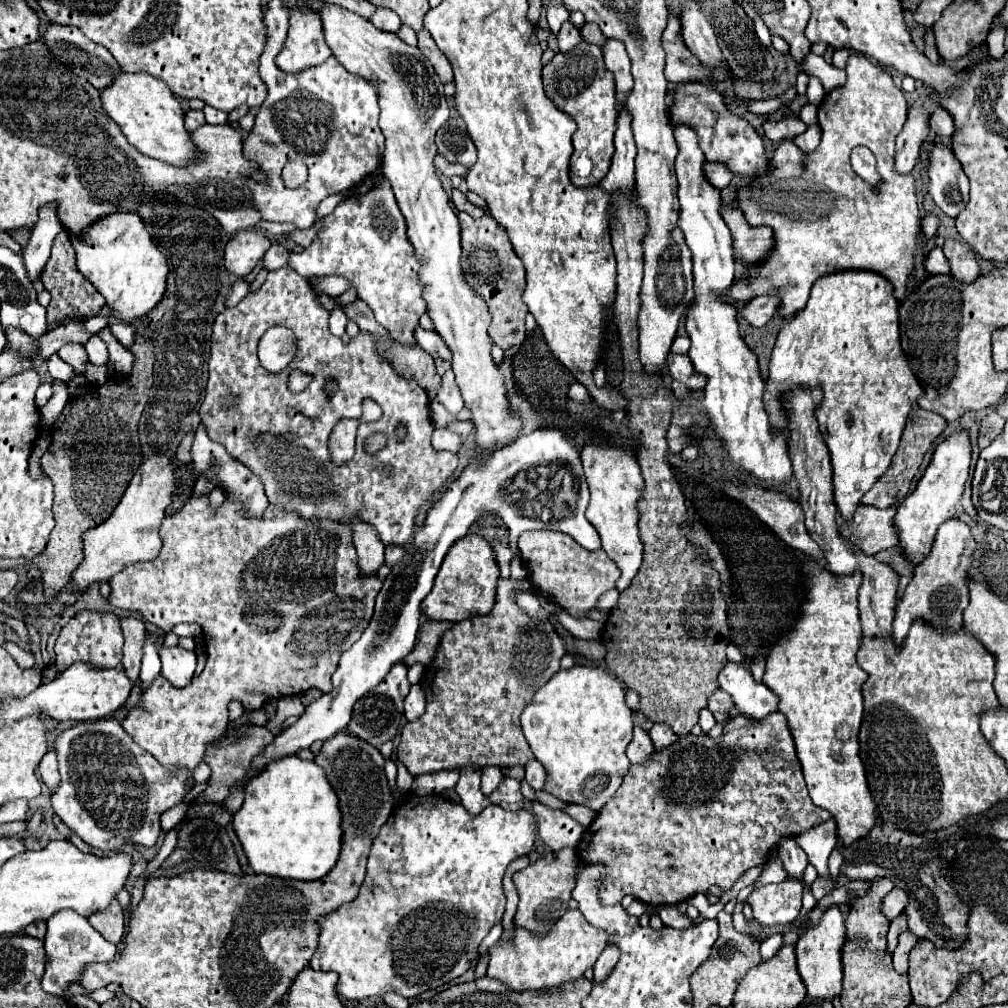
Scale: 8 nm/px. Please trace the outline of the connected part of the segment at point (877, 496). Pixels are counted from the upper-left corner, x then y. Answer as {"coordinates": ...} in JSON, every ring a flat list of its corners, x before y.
{"coordinates":[[914,407,910,413,910,419,906,423,906,429,902,433,900,439,900,447,892,459,892,465,888,467,888,471,876,481,876,485,862,497,864,505,874,505,874,507,892,507,892,505,900,505,906,495,910,493,910,481,912,477,918,473,924,453,932,447,932,443,936,441,936,437,946,429,946,421,944,417,940,417,938,413,926,411,926,409,918,409]]}

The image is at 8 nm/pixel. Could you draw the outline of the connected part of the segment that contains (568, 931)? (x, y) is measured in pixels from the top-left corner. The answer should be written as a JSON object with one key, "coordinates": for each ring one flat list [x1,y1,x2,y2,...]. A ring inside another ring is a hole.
{"coordinates":[[568,909,560,921,556,921,556,925,544,935,514,927,512,939,500,937,490,947,486,975,504,983,512,991,550,991,568,981,580,979,586,969,594,967,606,945,608,943,604,931,592,927,578,909]]}

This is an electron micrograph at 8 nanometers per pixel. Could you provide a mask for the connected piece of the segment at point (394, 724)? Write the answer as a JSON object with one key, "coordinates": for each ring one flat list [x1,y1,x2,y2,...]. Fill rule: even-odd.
{"coordinates":[[398,663,392,667,392,671,384,677,384,681,380,685,376,685,376,689,368,691,364,697,360,697,360,701,354,705,354,715,352,715,352,723,348,725,348,733,368,741,370,745,378,747,382,743,386,743,388,739,394,739,394,735,400,731,402,725,402,717,404,717,404,699,410,691,410,683,406,679,408,667,404,663]]}

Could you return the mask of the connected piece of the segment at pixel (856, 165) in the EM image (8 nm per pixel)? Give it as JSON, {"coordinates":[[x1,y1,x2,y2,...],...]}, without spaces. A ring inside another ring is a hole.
{"coordinates":[[856,147,852,149,852,169,866,181,870,183,872,187,878,185,878,179,876,179,876,173,868,173,868,149,866,147]]}

